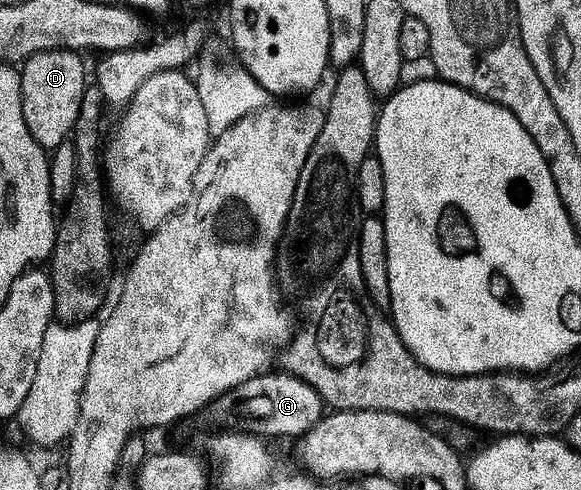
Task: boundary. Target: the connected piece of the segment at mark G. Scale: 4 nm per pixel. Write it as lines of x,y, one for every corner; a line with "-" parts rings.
285,371
270,372
259,376
260,395
250,398
248,404
244,403
238,409
240,418
248,418
247,432
263,439
271,439
270,437
296,439
305,436
306,432
325,414
325,402
310,384
304,383
299,377

